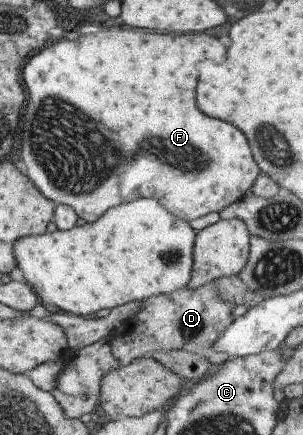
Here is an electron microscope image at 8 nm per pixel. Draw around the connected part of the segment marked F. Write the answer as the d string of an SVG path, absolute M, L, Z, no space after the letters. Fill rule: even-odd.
M121 26L113 30L111 28L99 30L97 34L77 36L75 40L65 40L65 42L59 40L59 42L53 42L51 46L41 47L26 60L20 70L22 86L27 92L27 102L25 102L25 114L23 114L23 124L21 124L19 154L27 168L25 170L27 178L35 184L35 188L39 188L39 192L43 192L47 200L71 206L75 214L85 222L97 220L109 206L129 202L135 198L143 198L143 196L159 200L159 204L163 204L167 212L171 212L177 218L187 218L187 220L201 218L209 212L219 214L224 208L241 200L244 197L243 194L250 190L260 170L251 158L251 150L247 146L245 136L235 126L225 124L221 120L213 120L195 108L195 102L193 102L193 90L195 90L195 80L197 80L195 64L201 60L223 62L225 48L213 36L207 36L207 34L159 34L159 32L147 32L145 29L121 28Z

